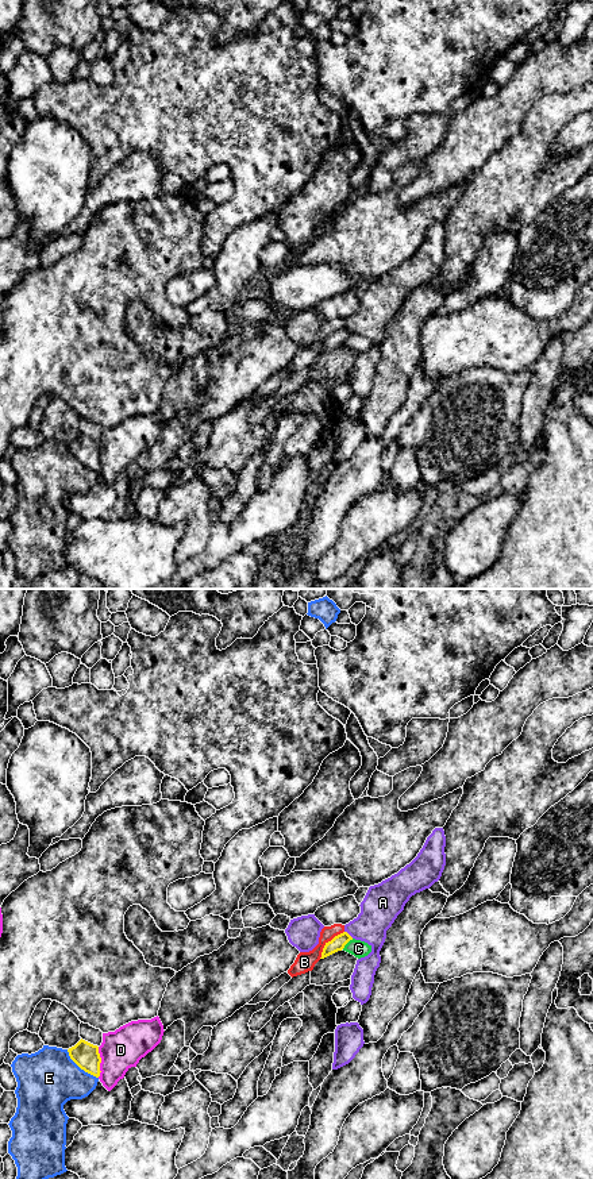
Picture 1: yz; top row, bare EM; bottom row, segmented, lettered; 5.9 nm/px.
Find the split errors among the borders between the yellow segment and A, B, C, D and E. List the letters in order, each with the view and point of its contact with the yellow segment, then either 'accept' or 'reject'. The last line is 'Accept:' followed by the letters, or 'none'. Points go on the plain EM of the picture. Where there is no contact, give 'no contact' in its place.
A: yz (347, 328) | reject
B: yz (327, 338) | reject
C: yz (347, 336) | reject
D: yz (100, 457) | reject
E: yz (80, 462) | reject
Accept: none

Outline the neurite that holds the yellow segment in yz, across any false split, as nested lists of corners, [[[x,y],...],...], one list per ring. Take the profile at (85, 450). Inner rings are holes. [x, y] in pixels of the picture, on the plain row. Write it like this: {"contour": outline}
{"contour": [[[80,435],[74,442],[68,444],[70,454],[85,467],[99,473],[101,452],[99,442],[85,435]]]}

